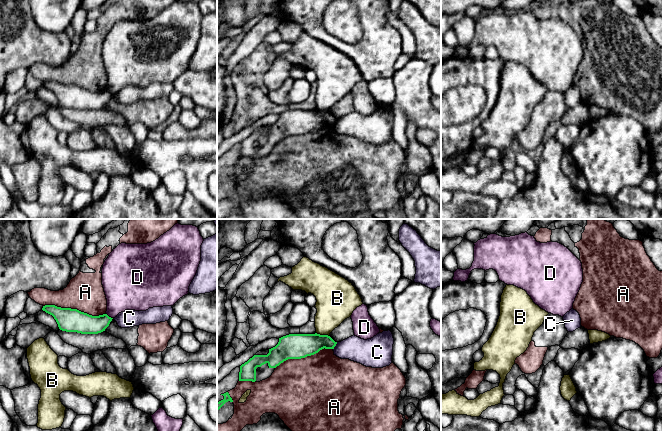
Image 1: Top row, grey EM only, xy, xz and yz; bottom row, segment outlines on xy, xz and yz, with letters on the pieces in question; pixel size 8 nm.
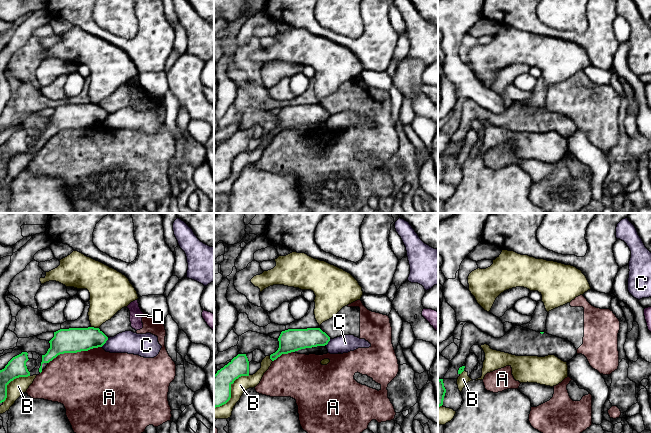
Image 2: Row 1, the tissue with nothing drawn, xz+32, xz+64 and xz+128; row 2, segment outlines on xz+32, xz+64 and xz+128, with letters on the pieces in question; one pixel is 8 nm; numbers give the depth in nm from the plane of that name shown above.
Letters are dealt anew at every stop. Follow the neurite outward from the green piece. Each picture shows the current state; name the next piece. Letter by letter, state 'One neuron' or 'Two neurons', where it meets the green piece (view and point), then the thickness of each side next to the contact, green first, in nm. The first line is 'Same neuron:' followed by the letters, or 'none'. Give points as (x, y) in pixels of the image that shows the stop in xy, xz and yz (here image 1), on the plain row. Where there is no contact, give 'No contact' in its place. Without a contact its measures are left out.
Same neuron: none
A: Two neurons. Touches green at xy (74, 85). Thickness 190 nm (green) against 300 nm
B: Two neurons. Touches green at xz (322, 111). Thickness 200 nm (green) against 280 nm
C: Two neurons. Touches green at xz (335, 121). Thickness 180 nm (green) against 200 nm
D: Two neurons. Touches green at xy (108, 92). Thickness 170 nm (green) against 320 nm

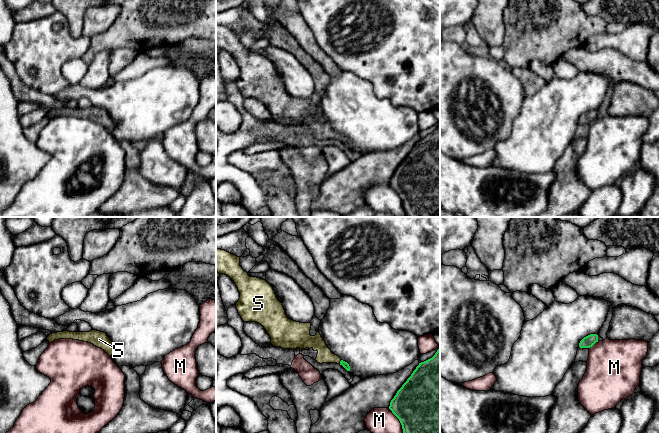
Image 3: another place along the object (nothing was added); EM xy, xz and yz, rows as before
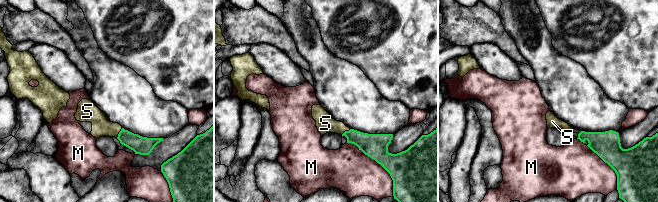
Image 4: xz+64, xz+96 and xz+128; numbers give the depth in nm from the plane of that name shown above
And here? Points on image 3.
Same neuron: S
M: Two neurons. Touches green at xz (401, 200). Thickness 500 nm (green) against 220 nm
S: One neuron. Touches green at xz (340, 138). Thickness 50 nm (green) against 120 nm

